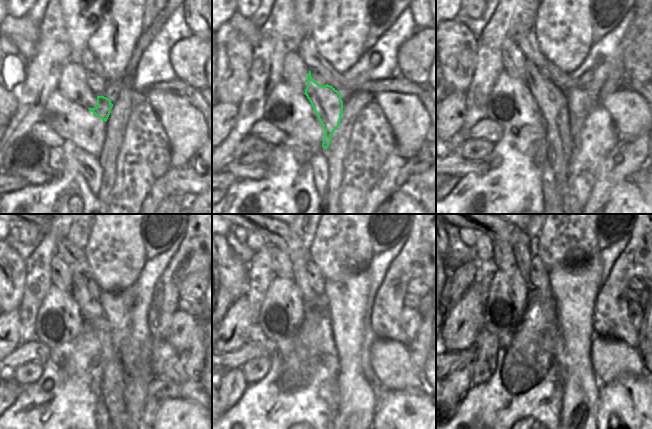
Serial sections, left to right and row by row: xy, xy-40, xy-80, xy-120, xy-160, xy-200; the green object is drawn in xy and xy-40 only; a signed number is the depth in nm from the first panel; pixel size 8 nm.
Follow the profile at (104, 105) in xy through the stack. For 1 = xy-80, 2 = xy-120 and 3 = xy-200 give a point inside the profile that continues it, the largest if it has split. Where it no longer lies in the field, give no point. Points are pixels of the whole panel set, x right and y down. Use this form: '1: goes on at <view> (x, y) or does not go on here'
1: goes on at xy-80 (551, 101)
2: goes on at xy-120 (109, 315)
3: goes on at xy-200 (574, 289)

